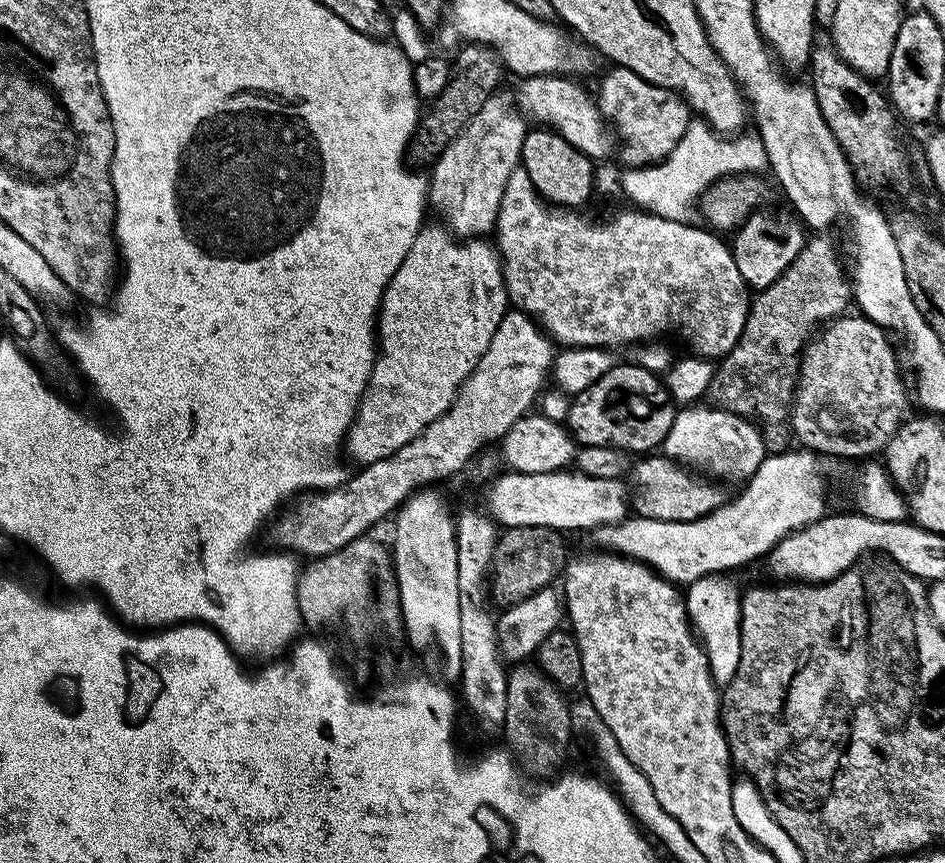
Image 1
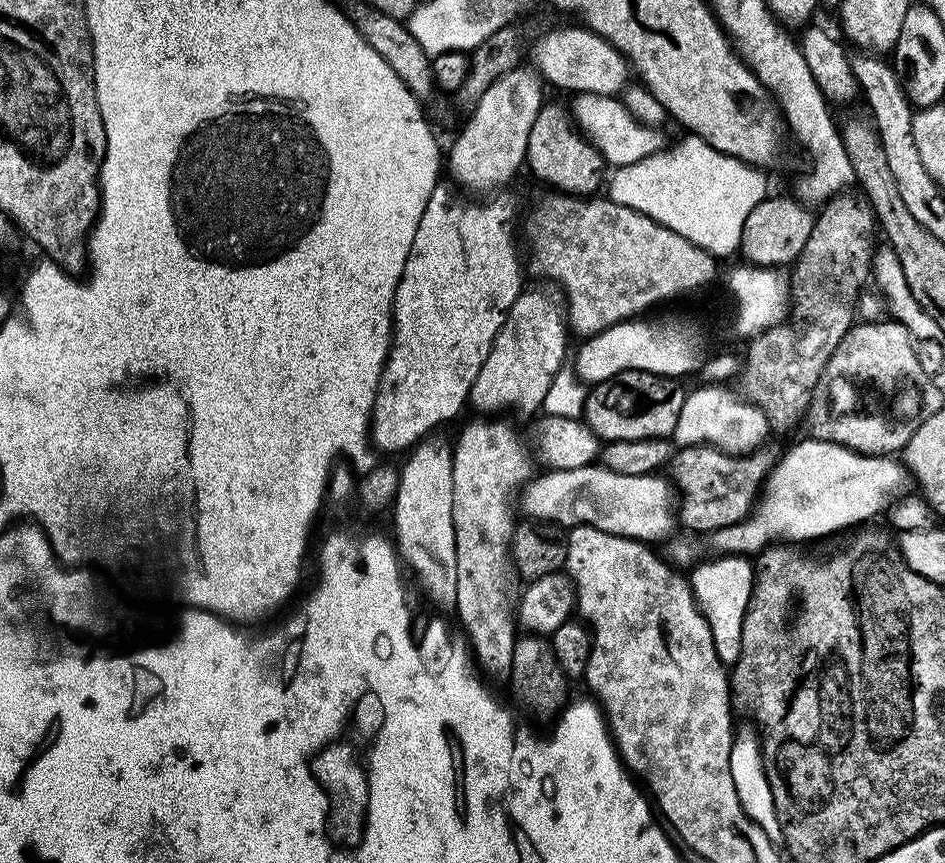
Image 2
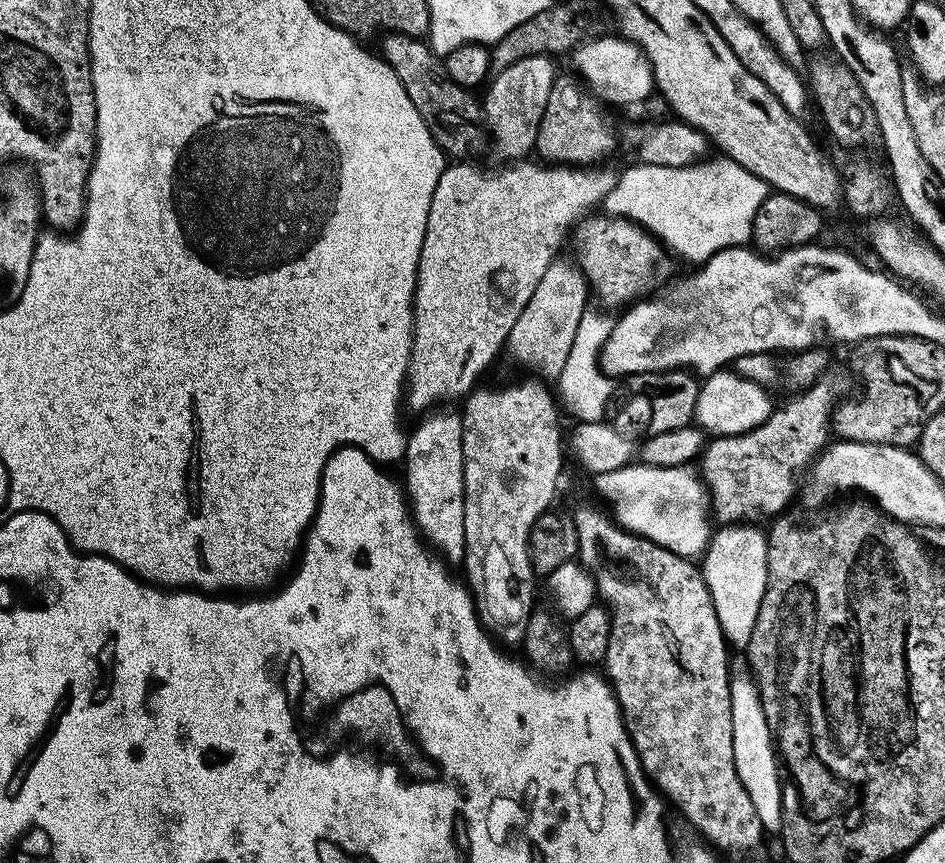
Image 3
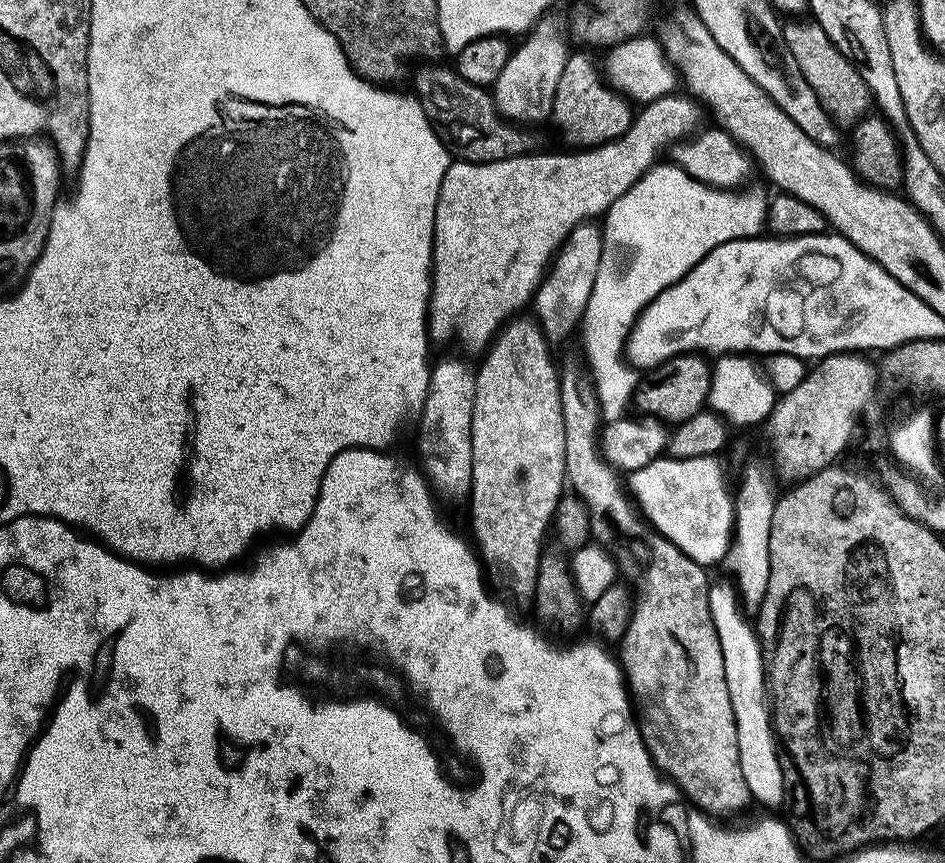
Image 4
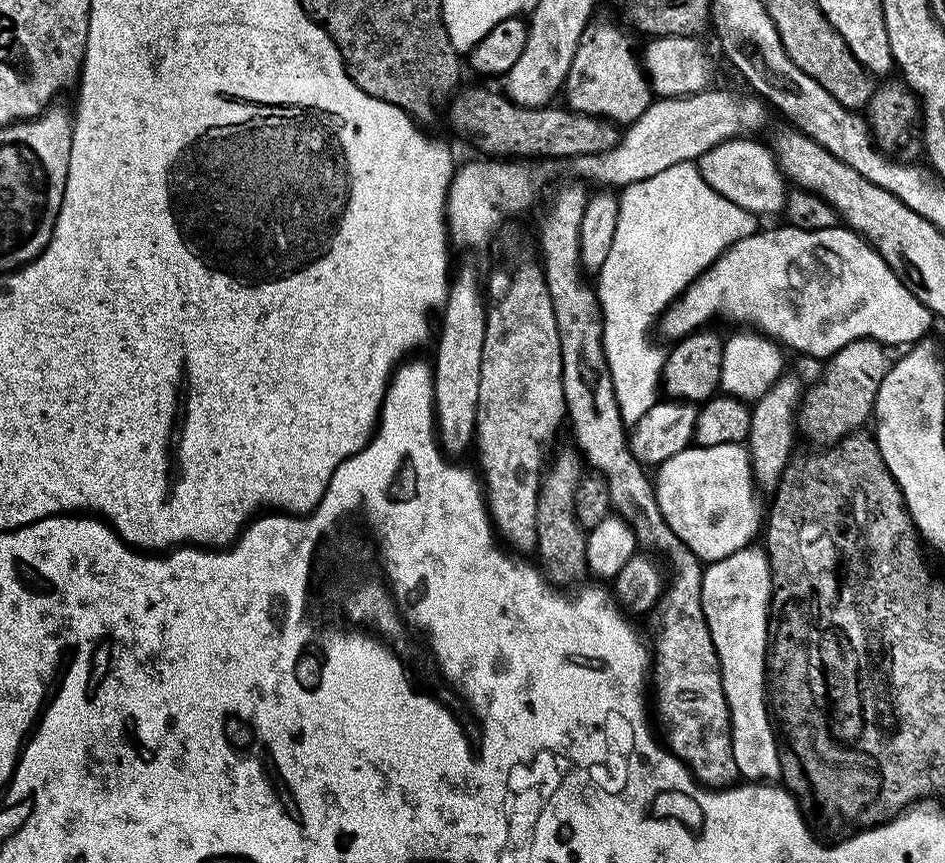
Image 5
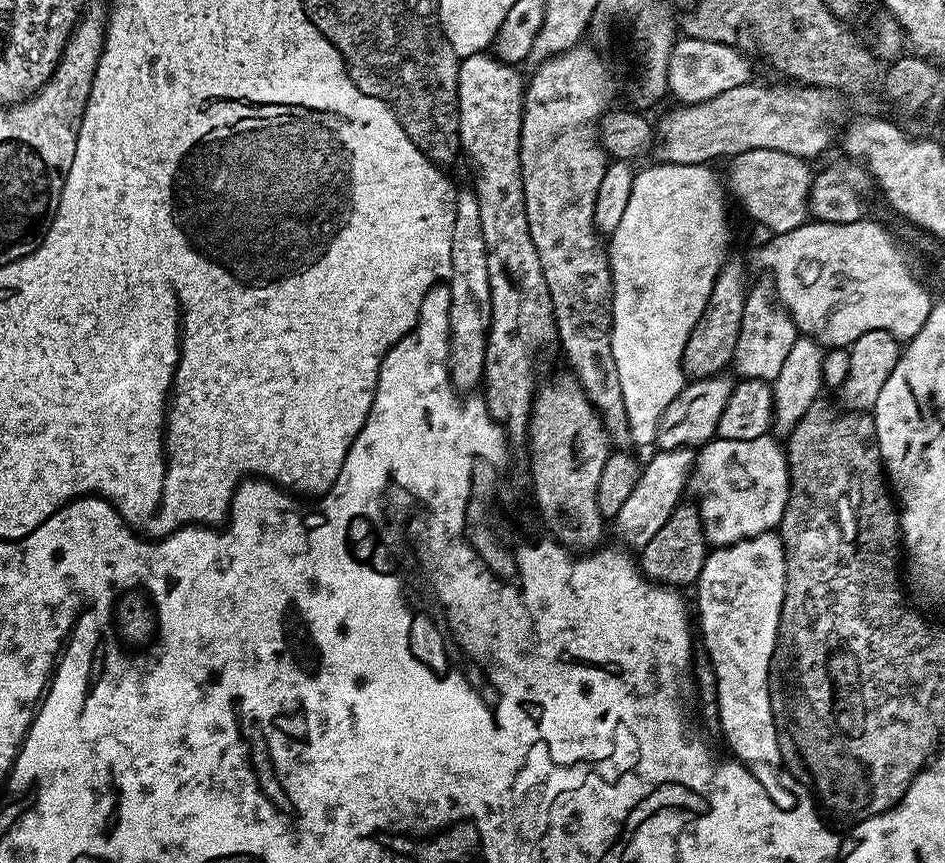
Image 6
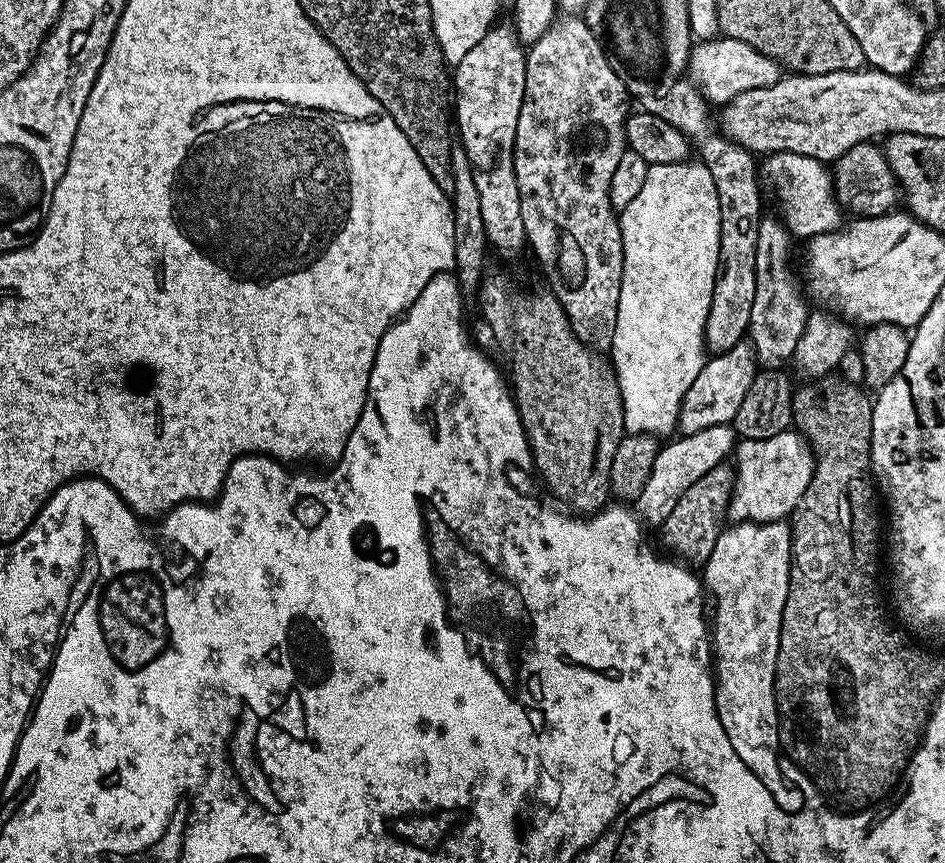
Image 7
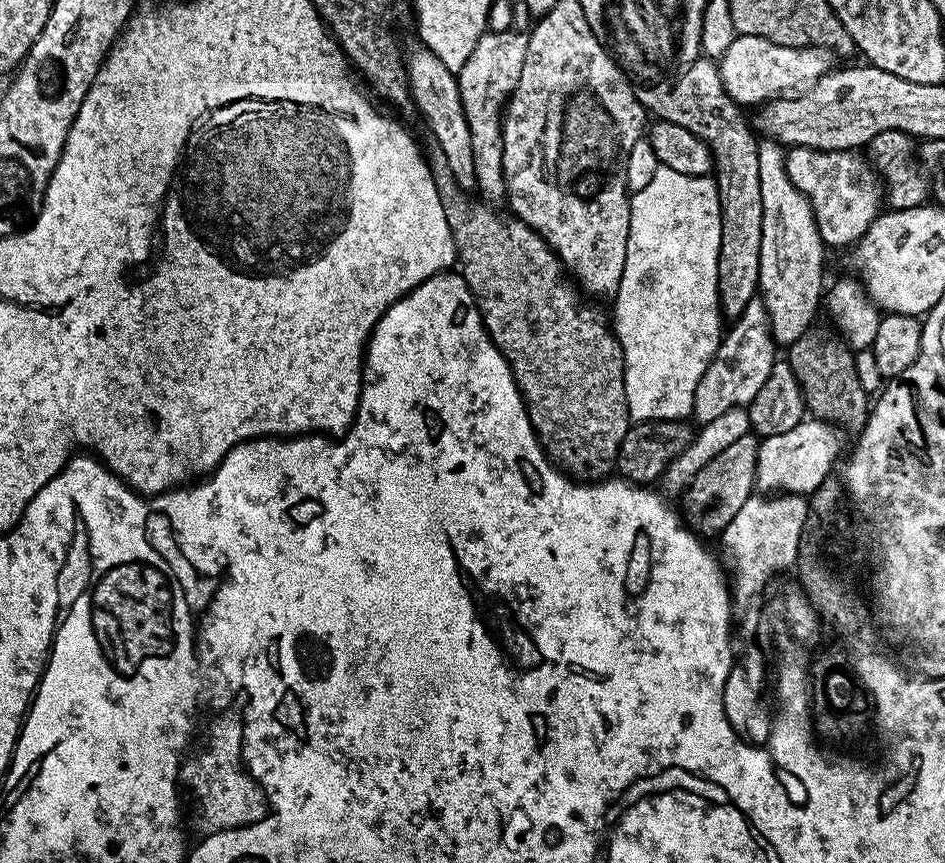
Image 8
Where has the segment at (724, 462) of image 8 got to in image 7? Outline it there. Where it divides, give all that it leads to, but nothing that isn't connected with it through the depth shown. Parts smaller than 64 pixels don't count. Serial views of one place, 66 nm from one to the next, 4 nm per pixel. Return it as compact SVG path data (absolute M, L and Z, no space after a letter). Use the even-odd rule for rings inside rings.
M726 464L712 468L682 494L666 522L660 525L660 540L671 555L694 568L702 568L713 553L722 531L735 484L735 471Z

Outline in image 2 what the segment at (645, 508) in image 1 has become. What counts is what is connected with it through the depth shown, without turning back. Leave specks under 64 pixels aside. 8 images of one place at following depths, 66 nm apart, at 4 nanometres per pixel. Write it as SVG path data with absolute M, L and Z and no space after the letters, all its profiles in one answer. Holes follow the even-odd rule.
M710 444L681 447L670 461L670 480L678 489L679 521L681 518L686 527L696 532L711 534L719 528L745 520L778 459L777 453L768 451L767 447L763 447L743 456L732 456Z

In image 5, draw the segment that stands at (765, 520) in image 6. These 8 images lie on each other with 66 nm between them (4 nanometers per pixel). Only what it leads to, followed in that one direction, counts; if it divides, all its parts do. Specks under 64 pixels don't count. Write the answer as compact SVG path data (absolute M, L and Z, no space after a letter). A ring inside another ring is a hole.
M723 444L722 446L689 446L674 458L666 458L666 462L658 465L654 472L654 493L656 502L664 520L674 530L689 550L701 562L721 560L738 550L749 547L752 538L762 528L762 508L756 497L758 485L752 475L752 464L749 451L744 444Z

